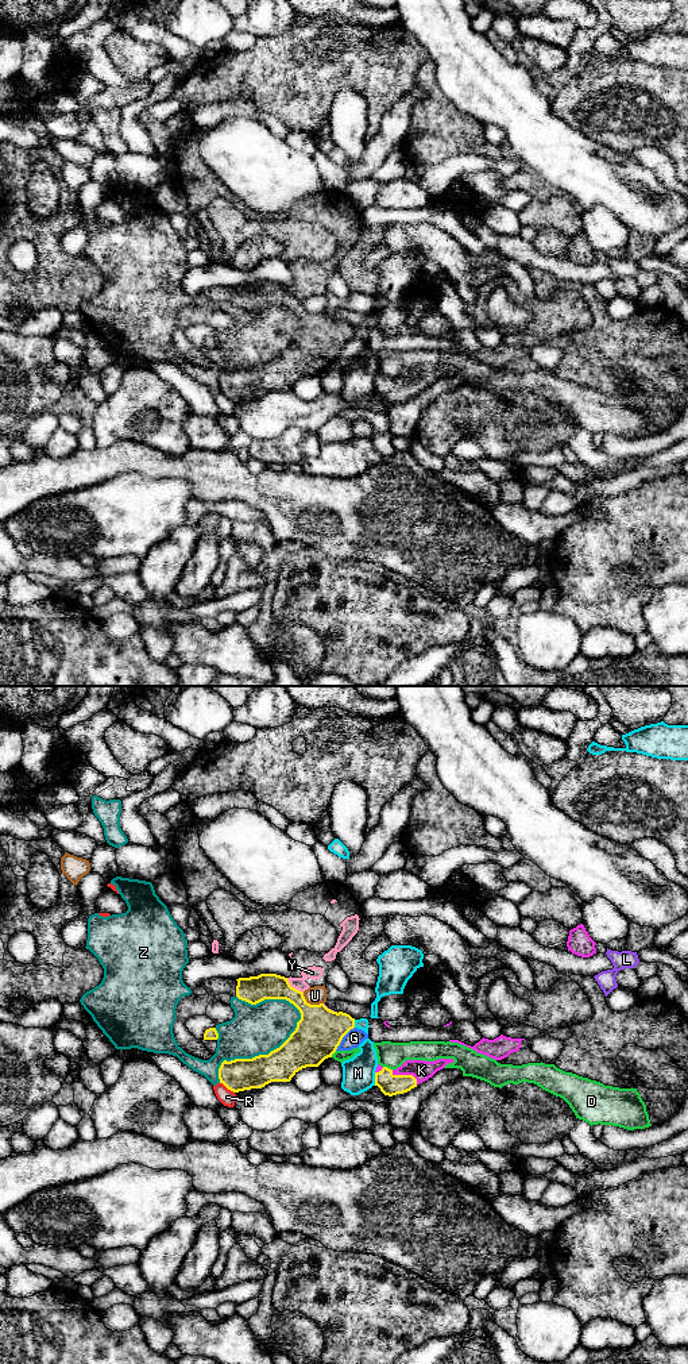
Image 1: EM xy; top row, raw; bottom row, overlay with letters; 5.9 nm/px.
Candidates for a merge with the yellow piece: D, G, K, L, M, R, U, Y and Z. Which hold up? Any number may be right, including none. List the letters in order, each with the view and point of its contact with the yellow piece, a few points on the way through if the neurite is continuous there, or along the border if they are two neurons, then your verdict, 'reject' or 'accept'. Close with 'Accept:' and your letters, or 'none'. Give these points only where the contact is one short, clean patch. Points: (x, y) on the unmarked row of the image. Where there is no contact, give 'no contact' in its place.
D: xy (386, 376) | reject
G: xy (341, 347) | reject
K: xy (405, 384) | across xy (390, 393), (405, 384), (421, 378) | accept
L: xy (327, 316) | along xy (323, 312), (333, 320) | reject
M: xy (375, 388) | reject
R: xy (227, 396) | reject
U: xy (309, 312) | reject
Y: xy (293, 296) | reject
Z: xy (259, 363) | reject
Accept: K

